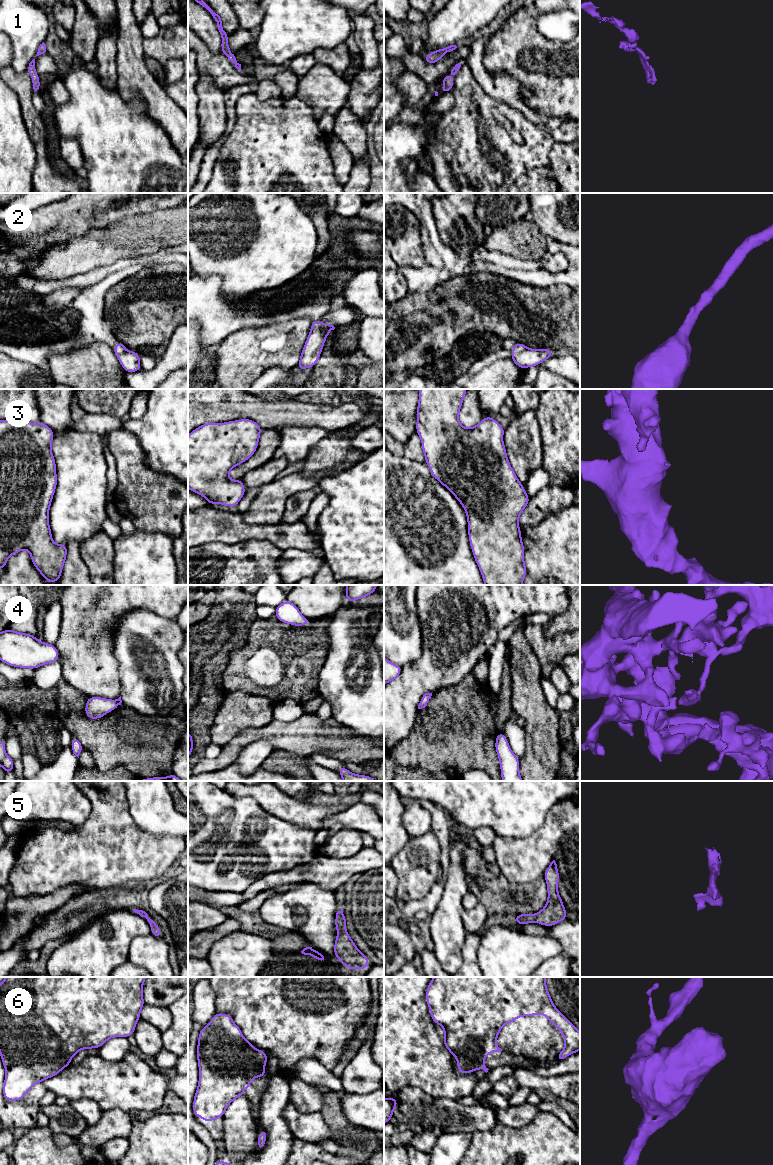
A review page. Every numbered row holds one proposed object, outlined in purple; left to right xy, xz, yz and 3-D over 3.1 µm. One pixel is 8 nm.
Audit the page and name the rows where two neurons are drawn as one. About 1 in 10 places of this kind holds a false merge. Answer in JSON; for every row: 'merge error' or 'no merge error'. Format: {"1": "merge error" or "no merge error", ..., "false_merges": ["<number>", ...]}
{"1": "no merge error", "2": "no merge error", "3": "no merge error", "4": "no merge error", "5": "no merge error", "6": "no merge error", "false_merges": []}

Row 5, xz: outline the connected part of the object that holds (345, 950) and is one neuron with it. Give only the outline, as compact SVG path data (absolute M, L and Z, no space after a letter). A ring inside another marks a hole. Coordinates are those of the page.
M343 909L336 913L335 927L338 935L335 939L334 955L350 970L366 969L370 965L370 961L368 957L356 947L346 932L346 918Z

